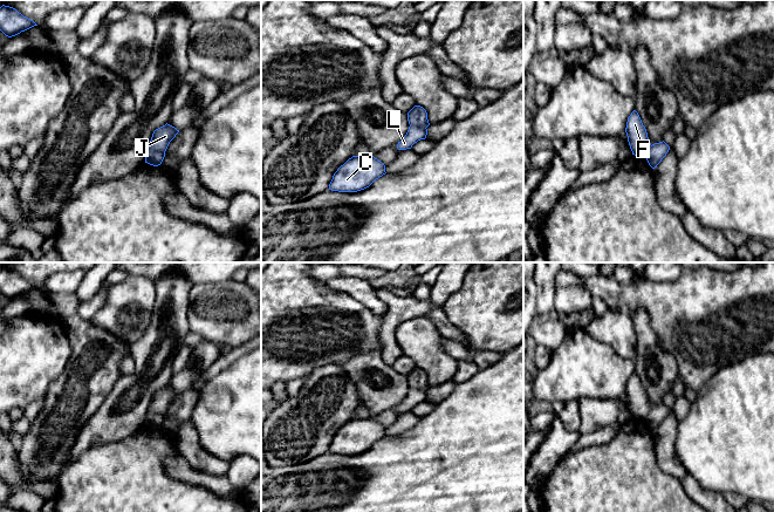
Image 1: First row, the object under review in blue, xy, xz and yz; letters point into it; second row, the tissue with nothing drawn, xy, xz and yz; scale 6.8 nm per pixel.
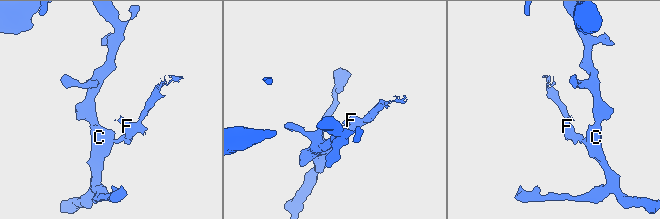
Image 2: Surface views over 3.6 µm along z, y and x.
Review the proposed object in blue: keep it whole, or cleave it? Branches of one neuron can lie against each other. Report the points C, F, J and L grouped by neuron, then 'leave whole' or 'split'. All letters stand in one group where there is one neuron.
C L / F J; split

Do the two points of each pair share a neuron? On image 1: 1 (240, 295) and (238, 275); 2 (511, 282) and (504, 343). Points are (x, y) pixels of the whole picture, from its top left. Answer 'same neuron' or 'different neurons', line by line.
1: different neurons
2: same neuron

